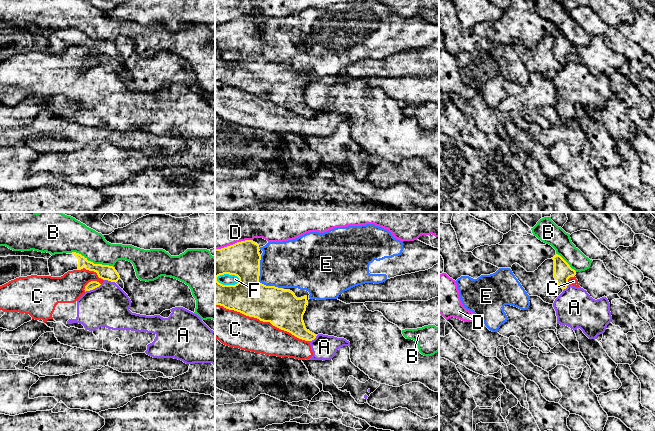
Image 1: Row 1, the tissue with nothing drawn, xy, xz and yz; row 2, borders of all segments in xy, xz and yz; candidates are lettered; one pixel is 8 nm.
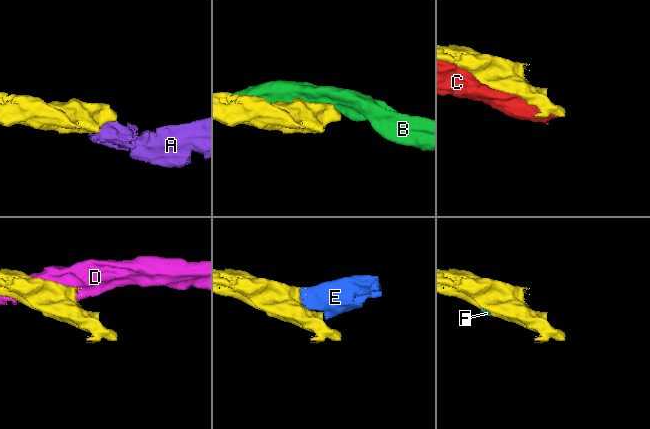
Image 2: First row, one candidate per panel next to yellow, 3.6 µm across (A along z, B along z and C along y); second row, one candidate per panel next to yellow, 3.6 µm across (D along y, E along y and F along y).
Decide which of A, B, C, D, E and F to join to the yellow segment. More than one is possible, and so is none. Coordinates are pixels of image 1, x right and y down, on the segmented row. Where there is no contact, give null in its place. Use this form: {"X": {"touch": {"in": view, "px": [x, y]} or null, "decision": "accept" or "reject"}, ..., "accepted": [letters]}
{"A": {"touch": {"in": "xy", "px": [93, 288]}, "decision": "reject"}, "B": {"touch": {"in": "xy", "px": [90, 261]}, "decision": "reject"}, "C": {"touch": {"in": "xz", "px": [262, 320]}, "decision": "reject"}, "D": {"touch": {"in": "xz", "px": [233, 244]}, "decision": "reject"}, "E": {"touch": {"in": "xz", "px": [258, 279]}, "decision": "accept"}, "F": {"touch": {"in": "xz", "px": [229, 274]}, "decision": "reject"}, "accepted": ["E"]}

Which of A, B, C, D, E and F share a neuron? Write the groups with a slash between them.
A C / B / D / E / F

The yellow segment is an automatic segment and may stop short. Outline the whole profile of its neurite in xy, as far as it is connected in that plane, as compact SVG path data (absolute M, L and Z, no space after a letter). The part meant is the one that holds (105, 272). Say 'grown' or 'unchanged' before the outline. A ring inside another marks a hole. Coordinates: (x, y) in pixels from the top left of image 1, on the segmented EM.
grown; M76 252L52 255L48 259L48 268L51 277L61 277L68 271L85 268L86 270L96 272L98 277L103 280L116 283L120 279L113 266L94 264Z

